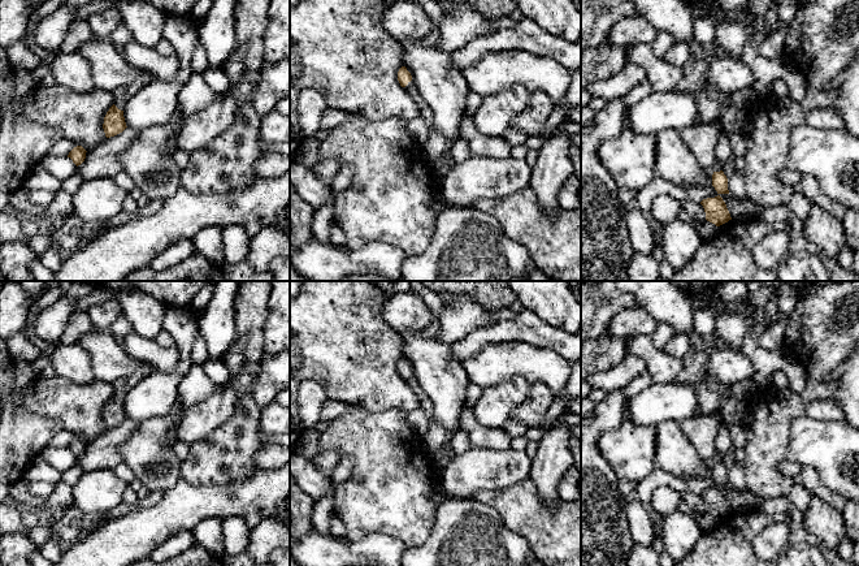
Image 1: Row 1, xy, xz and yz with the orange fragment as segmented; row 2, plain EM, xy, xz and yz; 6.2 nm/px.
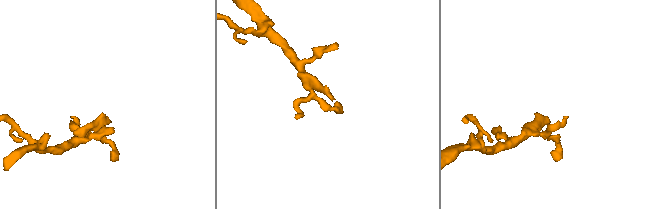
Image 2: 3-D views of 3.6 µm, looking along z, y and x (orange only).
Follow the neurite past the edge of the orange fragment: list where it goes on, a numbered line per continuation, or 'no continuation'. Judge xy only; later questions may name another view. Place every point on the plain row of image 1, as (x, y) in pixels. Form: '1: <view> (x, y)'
1: xy (121, 387)

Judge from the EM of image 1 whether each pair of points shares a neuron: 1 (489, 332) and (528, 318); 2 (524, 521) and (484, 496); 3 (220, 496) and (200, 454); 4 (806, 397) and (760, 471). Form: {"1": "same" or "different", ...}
{"1": "same", "2": "same", "3": "different", "4": "same"}

